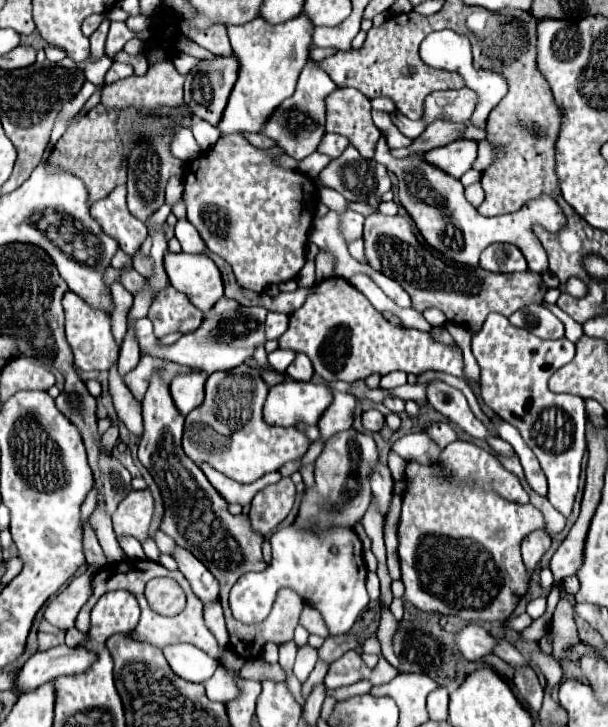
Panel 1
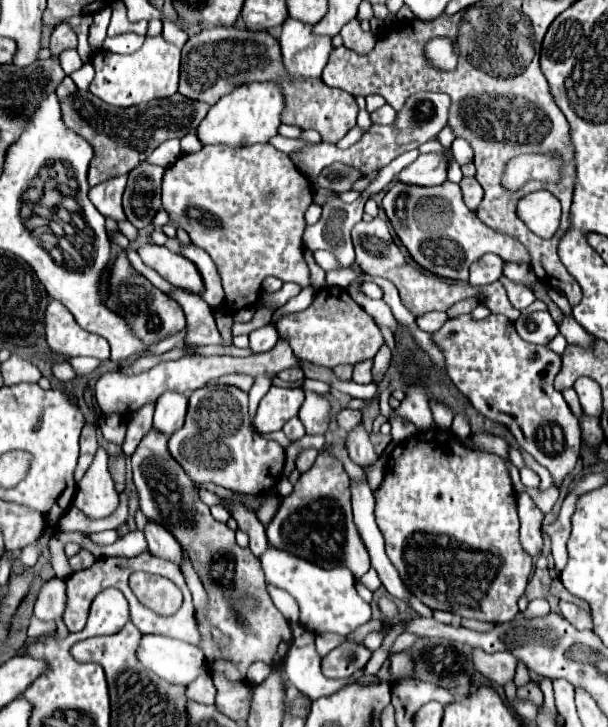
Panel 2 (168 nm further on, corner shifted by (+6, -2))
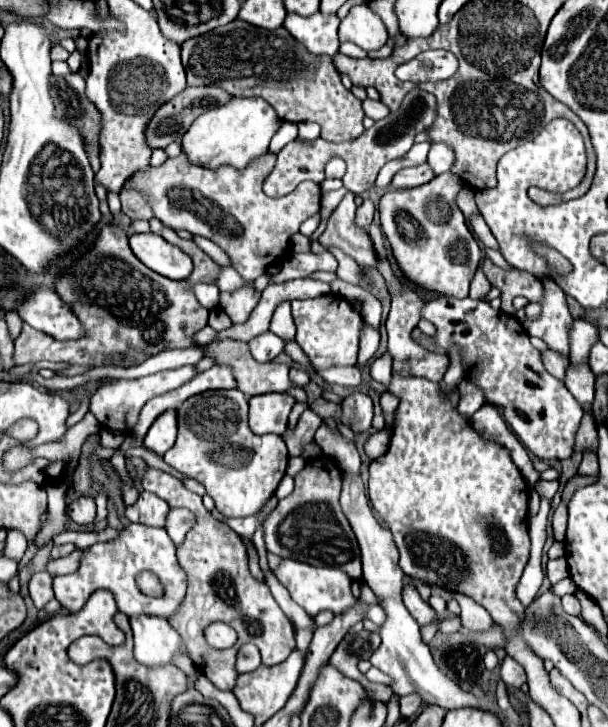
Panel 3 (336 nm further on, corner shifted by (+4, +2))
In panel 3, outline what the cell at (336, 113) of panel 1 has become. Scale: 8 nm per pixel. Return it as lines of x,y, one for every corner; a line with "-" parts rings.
234,19
224,27
184,41
182,65
190,87
214,85
232,97
262,97
276,109
282,121
314,121
322,127
322,137
334,143
356,139
364,131
362,103
342,85
332,59
306,55
306,49
298,47
284,27
266,31

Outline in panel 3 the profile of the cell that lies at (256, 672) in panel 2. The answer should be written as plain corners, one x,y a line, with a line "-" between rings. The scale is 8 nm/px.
244,645
244,647
238,651
238,663
236,663
236,667
238,667
240,673
256,671
256,669
260,667
258,647
254,647
254,645

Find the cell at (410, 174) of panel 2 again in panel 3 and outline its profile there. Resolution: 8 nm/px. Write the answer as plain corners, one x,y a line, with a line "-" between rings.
422,163
422,165
398,171
394,175
394,179
392,179
392,187
394,189
410,189
410,187
418,187
418,185
430,183
434,177
436,175
434,175
432,167
428,163

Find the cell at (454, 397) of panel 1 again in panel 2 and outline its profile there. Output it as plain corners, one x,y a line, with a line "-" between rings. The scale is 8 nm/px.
356,283
350,285
350,293
352,293
354,301
356,301
360,307
364,307
364,311
370,313
376,323
386,325
388,329
392,329
392,333
396,331
396,319
394,319
390,307
388,307
384,301
372,301
372,299
364,297
364,295
358,291
358,285
356,285

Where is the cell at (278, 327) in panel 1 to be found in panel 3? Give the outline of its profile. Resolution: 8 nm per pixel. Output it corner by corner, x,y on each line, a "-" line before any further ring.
264,331
262,335
250,339
250,341
248,341
248,347
250,347
250,353
252,353
252,357
254,357
256,361
268,363
268,361
272,361
278,353
284,351
284,341
282,341
278,335
274,335
272,331

